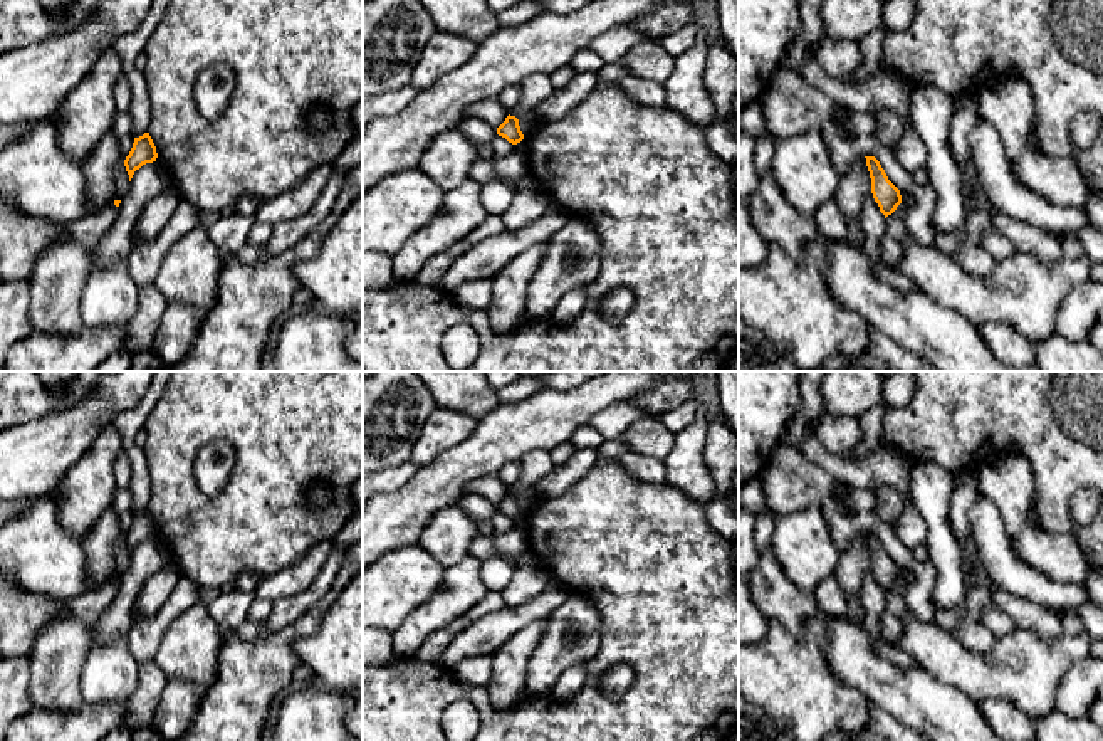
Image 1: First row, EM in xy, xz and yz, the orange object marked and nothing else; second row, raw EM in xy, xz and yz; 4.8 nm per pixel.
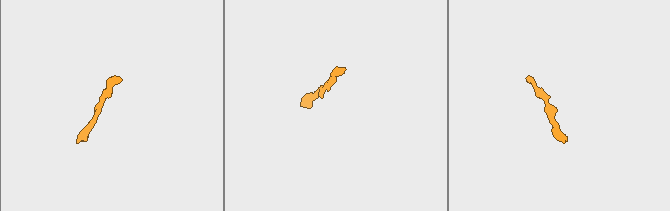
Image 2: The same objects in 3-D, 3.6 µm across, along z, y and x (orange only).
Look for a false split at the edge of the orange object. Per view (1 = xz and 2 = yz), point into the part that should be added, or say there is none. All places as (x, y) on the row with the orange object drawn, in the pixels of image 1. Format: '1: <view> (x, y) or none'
1: none
2: none

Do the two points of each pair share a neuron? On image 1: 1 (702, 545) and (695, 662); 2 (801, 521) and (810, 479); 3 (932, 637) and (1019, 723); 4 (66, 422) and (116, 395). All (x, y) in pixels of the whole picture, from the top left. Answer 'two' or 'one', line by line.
1: one
2: two
3: two
4: one

